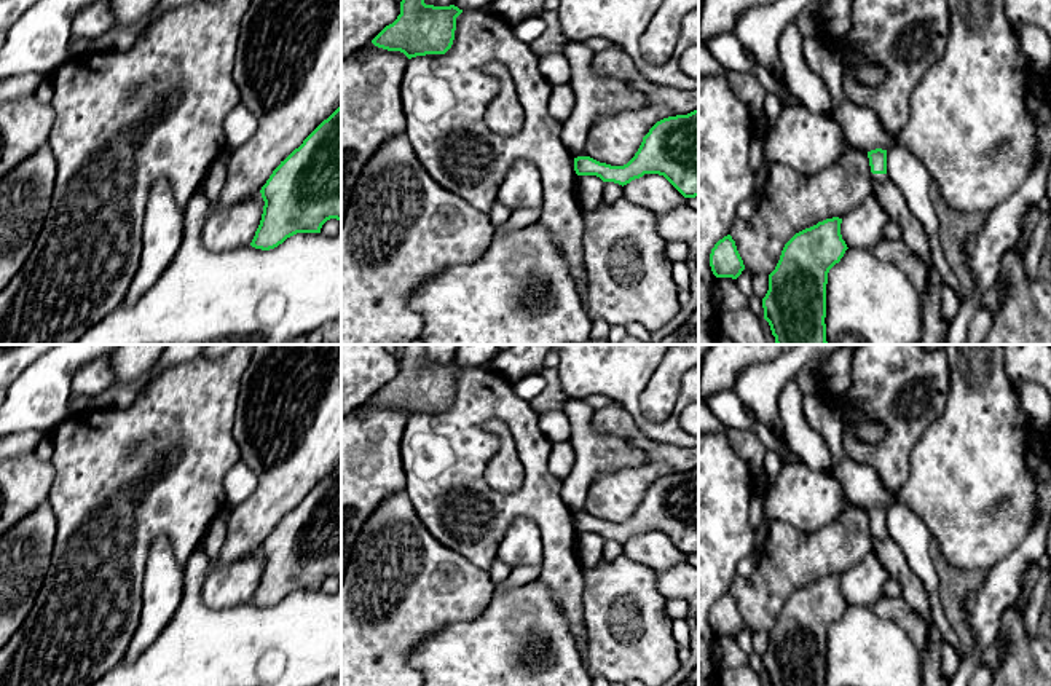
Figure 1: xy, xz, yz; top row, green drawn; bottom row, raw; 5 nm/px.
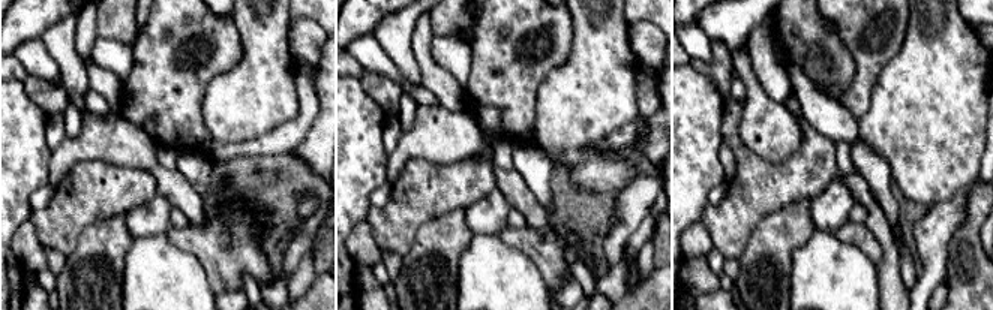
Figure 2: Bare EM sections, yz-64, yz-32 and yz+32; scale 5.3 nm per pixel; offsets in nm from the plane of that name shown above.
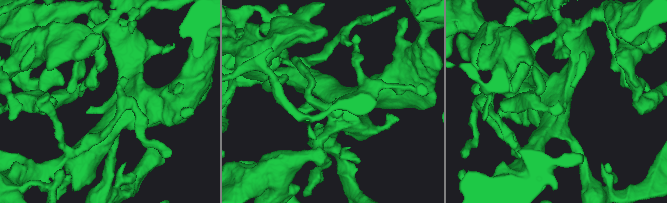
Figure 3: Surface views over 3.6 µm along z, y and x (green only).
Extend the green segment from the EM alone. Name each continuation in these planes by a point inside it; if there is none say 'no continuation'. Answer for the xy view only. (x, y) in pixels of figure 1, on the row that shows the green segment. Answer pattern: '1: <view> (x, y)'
no continuation

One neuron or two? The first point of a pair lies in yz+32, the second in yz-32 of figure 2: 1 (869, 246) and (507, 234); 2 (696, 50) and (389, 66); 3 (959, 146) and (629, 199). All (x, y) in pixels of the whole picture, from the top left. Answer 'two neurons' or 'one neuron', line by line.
1: one neuron
2: one neuron
3: two neurons

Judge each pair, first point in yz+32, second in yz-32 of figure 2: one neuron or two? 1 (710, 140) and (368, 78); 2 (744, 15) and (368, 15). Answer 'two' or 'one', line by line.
1: two
2: two

